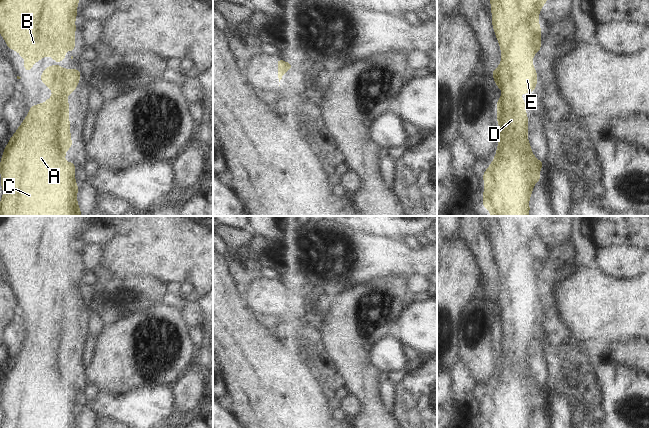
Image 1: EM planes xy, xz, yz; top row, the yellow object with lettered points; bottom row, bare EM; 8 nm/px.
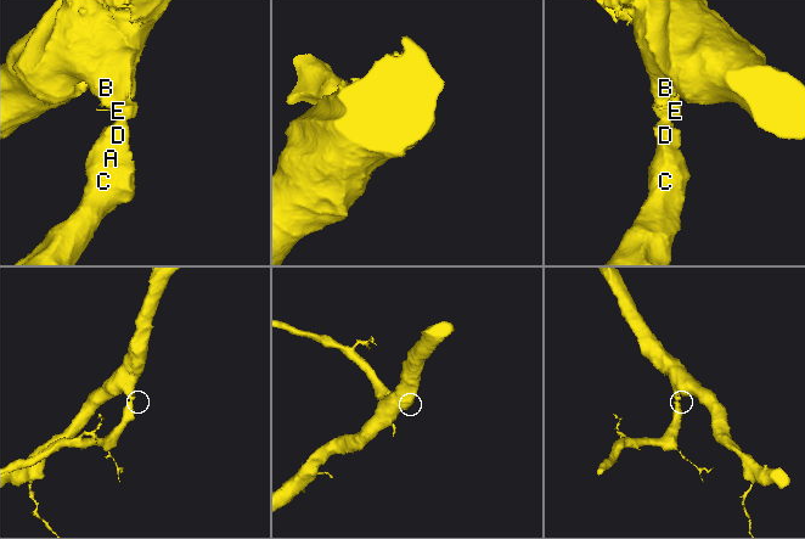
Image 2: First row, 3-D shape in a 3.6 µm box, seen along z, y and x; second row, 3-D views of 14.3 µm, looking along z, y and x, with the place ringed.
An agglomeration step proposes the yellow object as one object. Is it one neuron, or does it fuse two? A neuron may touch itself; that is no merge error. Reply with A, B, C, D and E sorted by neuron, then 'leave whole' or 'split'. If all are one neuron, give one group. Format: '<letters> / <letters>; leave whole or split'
A B C D E; leave whole

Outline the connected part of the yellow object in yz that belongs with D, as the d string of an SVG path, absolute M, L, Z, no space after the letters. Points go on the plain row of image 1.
M487 216L491 226L492 248L501 273L501 288L492 295L494 305L504 317L497 325L499 368L493 386L483 397L485 413L483 428L529 428L534 408L540 405L540 392L545 390L532 377L527 361L528 341L525 324L518 318L532 317L537 309L537 296L532 288L533 280L541 273L539 236L553 216Z

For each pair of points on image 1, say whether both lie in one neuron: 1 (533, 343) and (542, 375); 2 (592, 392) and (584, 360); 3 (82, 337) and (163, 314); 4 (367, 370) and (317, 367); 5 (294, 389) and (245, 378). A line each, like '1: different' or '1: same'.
1: same
2: same
3: different
4: different
5: same

